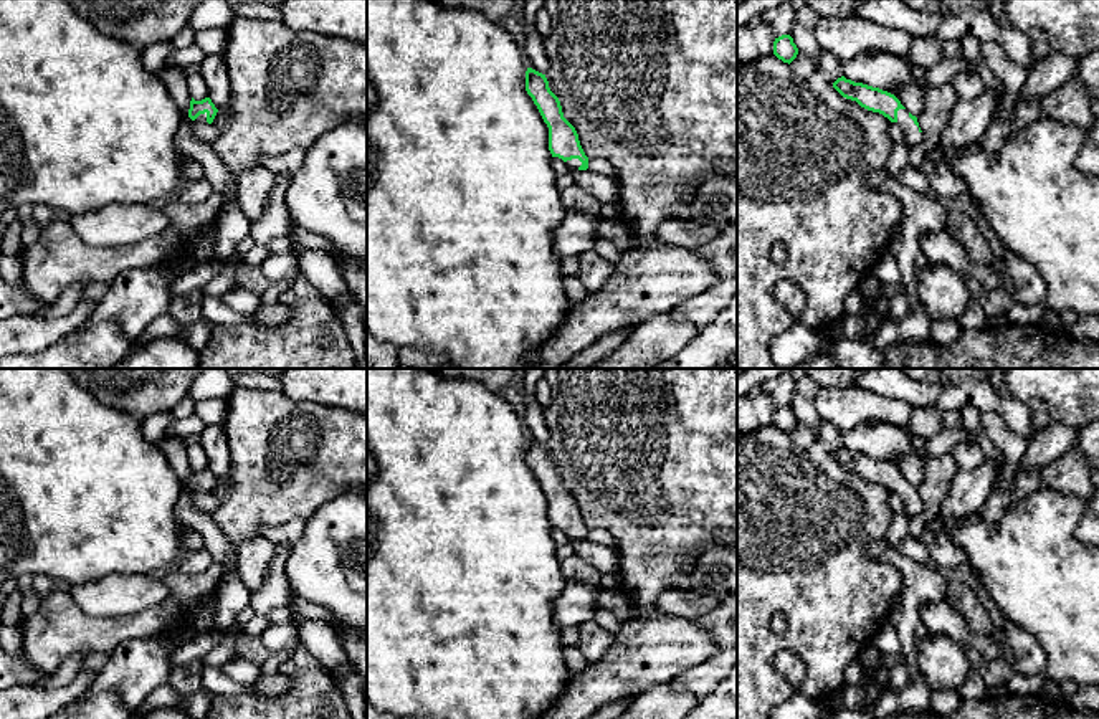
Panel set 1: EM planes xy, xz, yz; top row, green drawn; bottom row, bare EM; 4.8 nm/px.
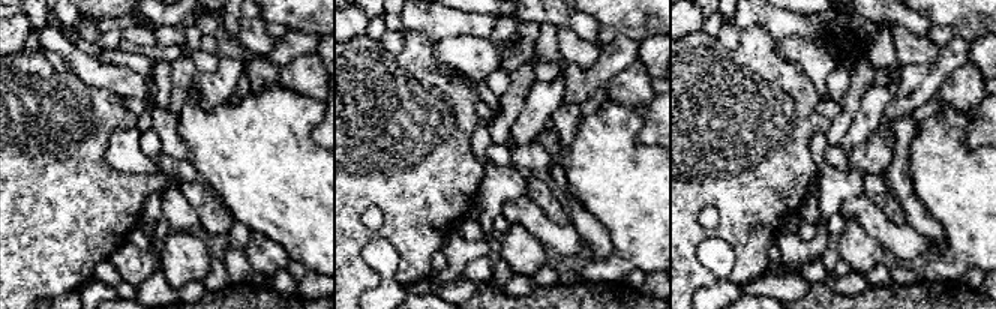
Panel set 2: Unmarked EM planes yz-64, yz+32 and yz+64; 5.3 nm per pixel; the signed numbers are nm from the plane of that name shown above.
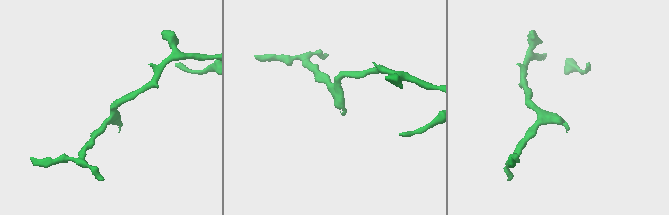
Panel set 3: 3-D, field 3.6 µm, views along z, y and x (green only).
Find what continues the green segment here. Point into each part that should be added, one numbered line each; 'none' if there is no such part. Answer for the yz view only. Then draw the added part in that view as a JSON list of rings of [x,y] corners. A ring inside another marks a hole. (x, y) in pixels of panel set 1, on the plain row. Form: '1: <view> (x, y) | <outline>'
1: yz (913, 506) | [[[906,479],[897,481],[897,494],[904,499],[907,517],[916,517],[922,512],[922,502],[909,488],[909,483]]]

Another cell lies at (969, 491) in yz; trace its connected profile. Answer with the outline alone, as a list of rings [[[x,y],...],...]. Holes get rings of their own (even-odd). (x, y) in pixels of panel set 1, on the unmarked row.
[[[985,458],[985,461],[972,471],[959,468],[942,511],[935,519],[937,531],[947,537],[959,521],[978,512],[992,494],[997,479],[998,464],[995,458]]]

